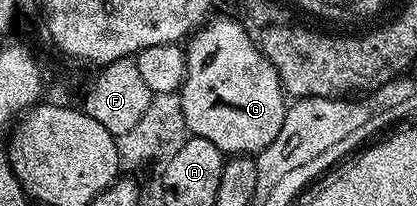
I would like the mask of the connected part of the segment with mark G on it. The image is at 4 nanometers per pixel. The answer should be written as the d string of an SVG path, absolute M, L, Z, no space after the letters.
M216 16L205 23L204 27L197 32L193 32L186 44L186 74L184 75L184 85L180 87L179 95L181 100L182 114L185 116L185 126L191 135L198 138L206 138L206 142L214 142L214 146L218 146L218 150L227 154L229 157L234 156L252 156L263 152L266 146L270 146L270 142L274 142L274 138L278 138L278 130L282 130L282 122L284 121L284 113L286 111L286 93L278 78L278 70L274 70L274 66L268 61L268 57L264 55L261 45L252 41L252 36L235 20L232 16Z

